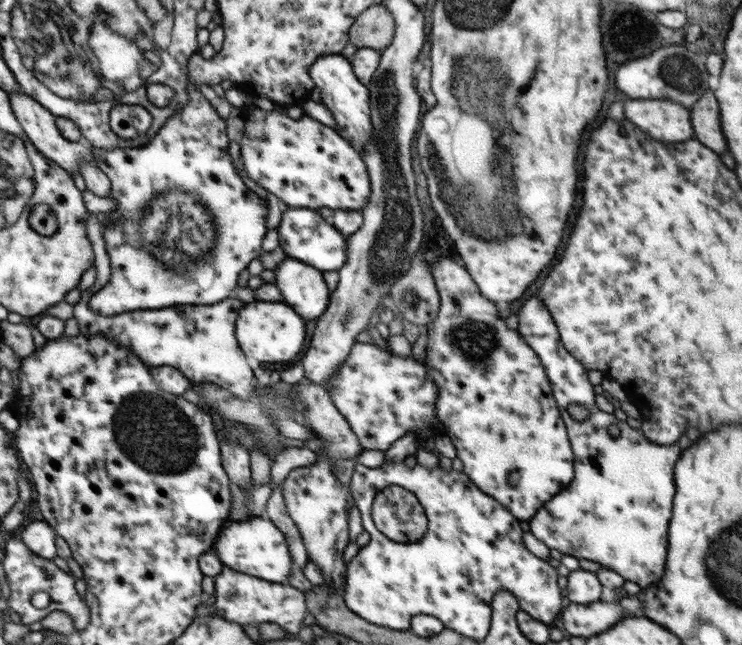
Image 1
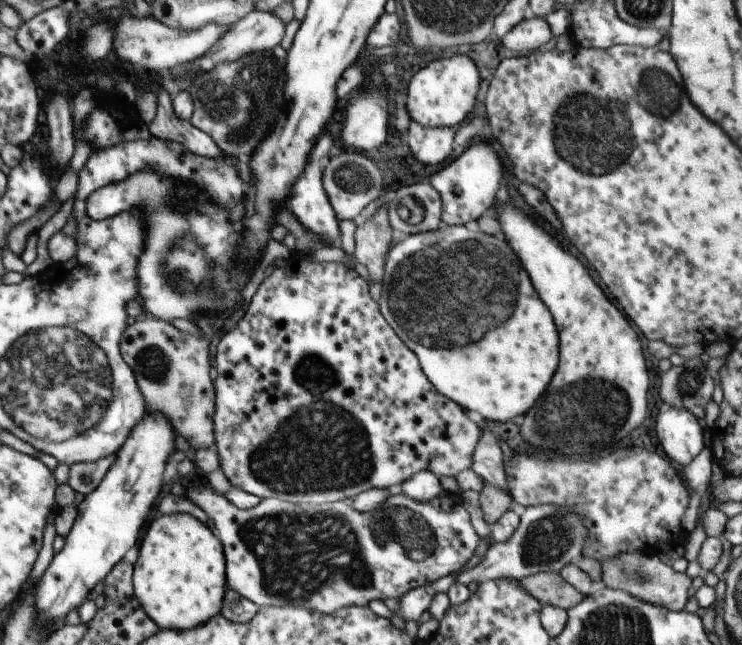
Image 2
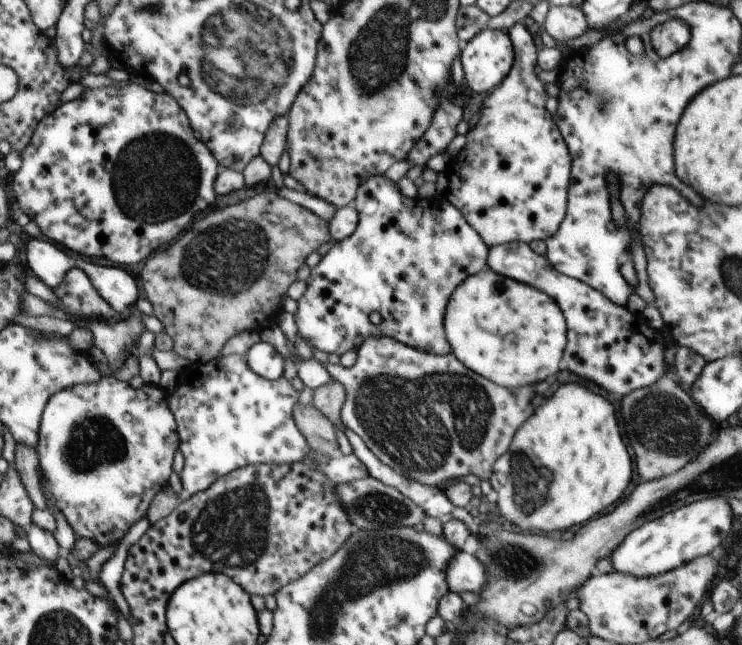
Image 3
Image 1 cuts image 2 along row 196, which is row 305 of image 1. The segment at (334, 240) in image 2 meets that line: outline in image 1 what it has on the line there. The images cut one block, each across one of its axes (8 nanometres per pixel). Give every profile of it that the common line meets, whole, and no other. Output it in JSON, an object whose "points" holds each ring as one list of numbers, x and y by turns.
{"points":[[286,256,275,268,276,282,283,302,304,320,317,321,328,306,332,292,322,277,323,271]]}

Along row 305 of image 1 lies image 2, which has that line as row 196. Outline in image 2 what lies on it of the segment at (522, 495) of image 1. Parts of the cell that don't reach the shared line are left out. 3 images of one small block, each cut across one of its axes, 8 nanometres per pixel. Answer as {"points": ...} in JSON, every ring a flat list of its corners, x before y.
{"points":[[479,140,472,144,458,158,440,171,427,176,430,183,440,195,441,218,444,225,475,225,482,214,492,207,492,200,500,186,502,164,491,145]]}

